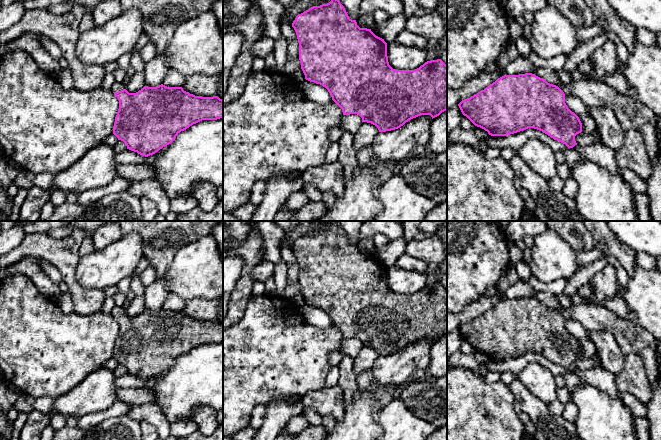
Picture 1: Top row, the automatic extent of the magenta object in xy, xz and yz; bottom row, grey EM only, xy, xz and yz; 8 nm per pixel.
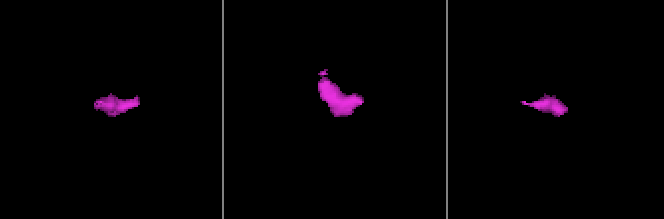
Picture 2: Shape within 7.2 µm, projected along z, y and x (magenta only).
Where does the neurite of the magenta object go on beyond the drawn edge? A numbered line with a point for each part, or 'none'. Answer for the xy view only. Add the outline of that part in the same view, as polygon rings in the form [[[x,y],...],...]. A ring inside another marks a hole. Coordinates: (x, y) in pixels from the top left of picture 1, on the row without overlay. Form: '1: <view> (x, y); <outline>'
1: xy (117, 310); [[[115,306],[115,308],[113,309],[111,315],[112,316],[118,316],[118,315],[121,315],[123,313],[125,313],[125,309],[123,307]]]

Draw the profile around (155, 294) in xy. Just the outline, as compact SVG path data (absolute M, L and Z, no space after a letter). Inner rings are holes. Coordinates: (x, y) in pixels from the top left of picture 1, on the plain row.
M163 275L146 287L143 294L145 299L145 310L156 311L161 309L169 293L171 292L166 287L166 277Z

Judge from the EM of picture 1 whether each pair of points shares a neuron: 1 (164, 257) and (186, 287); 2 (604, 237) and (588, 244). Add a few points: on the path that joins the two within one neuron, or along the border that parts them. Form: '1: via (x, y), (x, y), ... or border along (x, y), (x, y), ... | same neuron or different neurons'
1: border along (184, 246), (178, 250), (163, 274) | different neurons
2: border along (588, 231), (591, 234), (595, 247) | different neurons

